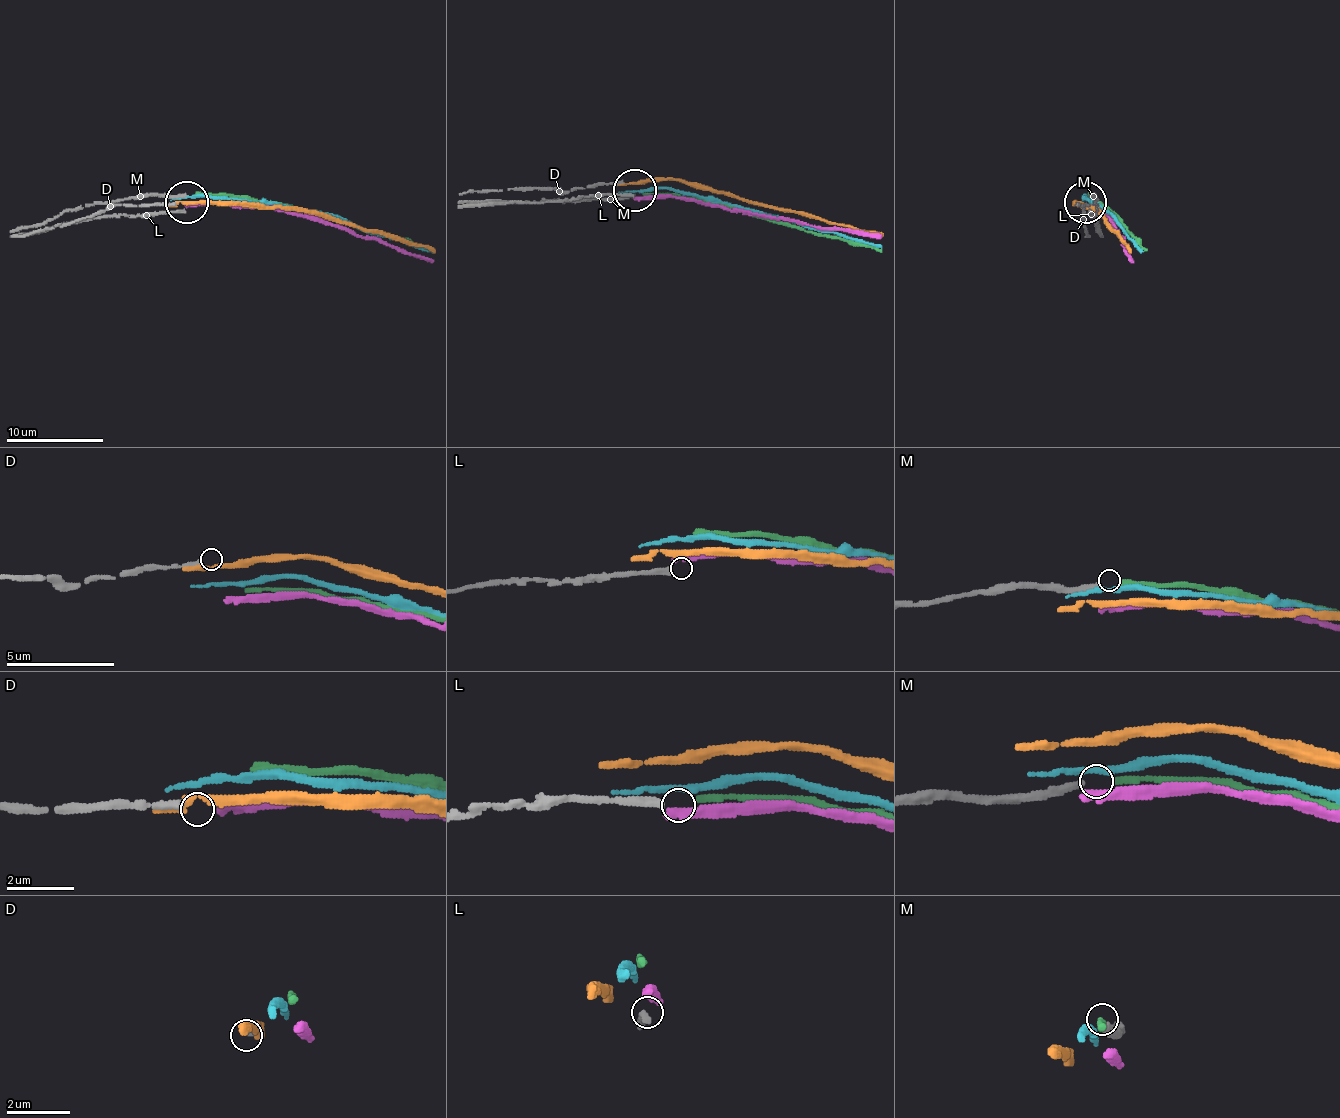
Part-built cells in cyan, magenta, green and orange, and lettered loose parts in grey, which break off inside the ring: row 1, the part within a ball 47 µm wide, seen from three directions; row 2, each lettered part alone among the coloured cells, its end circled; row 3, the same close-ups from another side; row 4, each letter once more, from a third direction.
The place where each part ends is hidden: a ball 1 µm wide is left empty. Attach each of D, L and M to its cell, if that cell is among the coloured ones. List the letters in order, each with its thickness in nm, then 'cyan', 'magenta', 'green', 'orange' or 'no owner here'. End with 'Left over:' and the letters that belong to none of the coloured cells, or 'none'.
D: calibre 200 nm; no owner here
L: calibre 240 nm; no owner here
M: calibre 240 nm; no owner here
Left over: D, L, M

